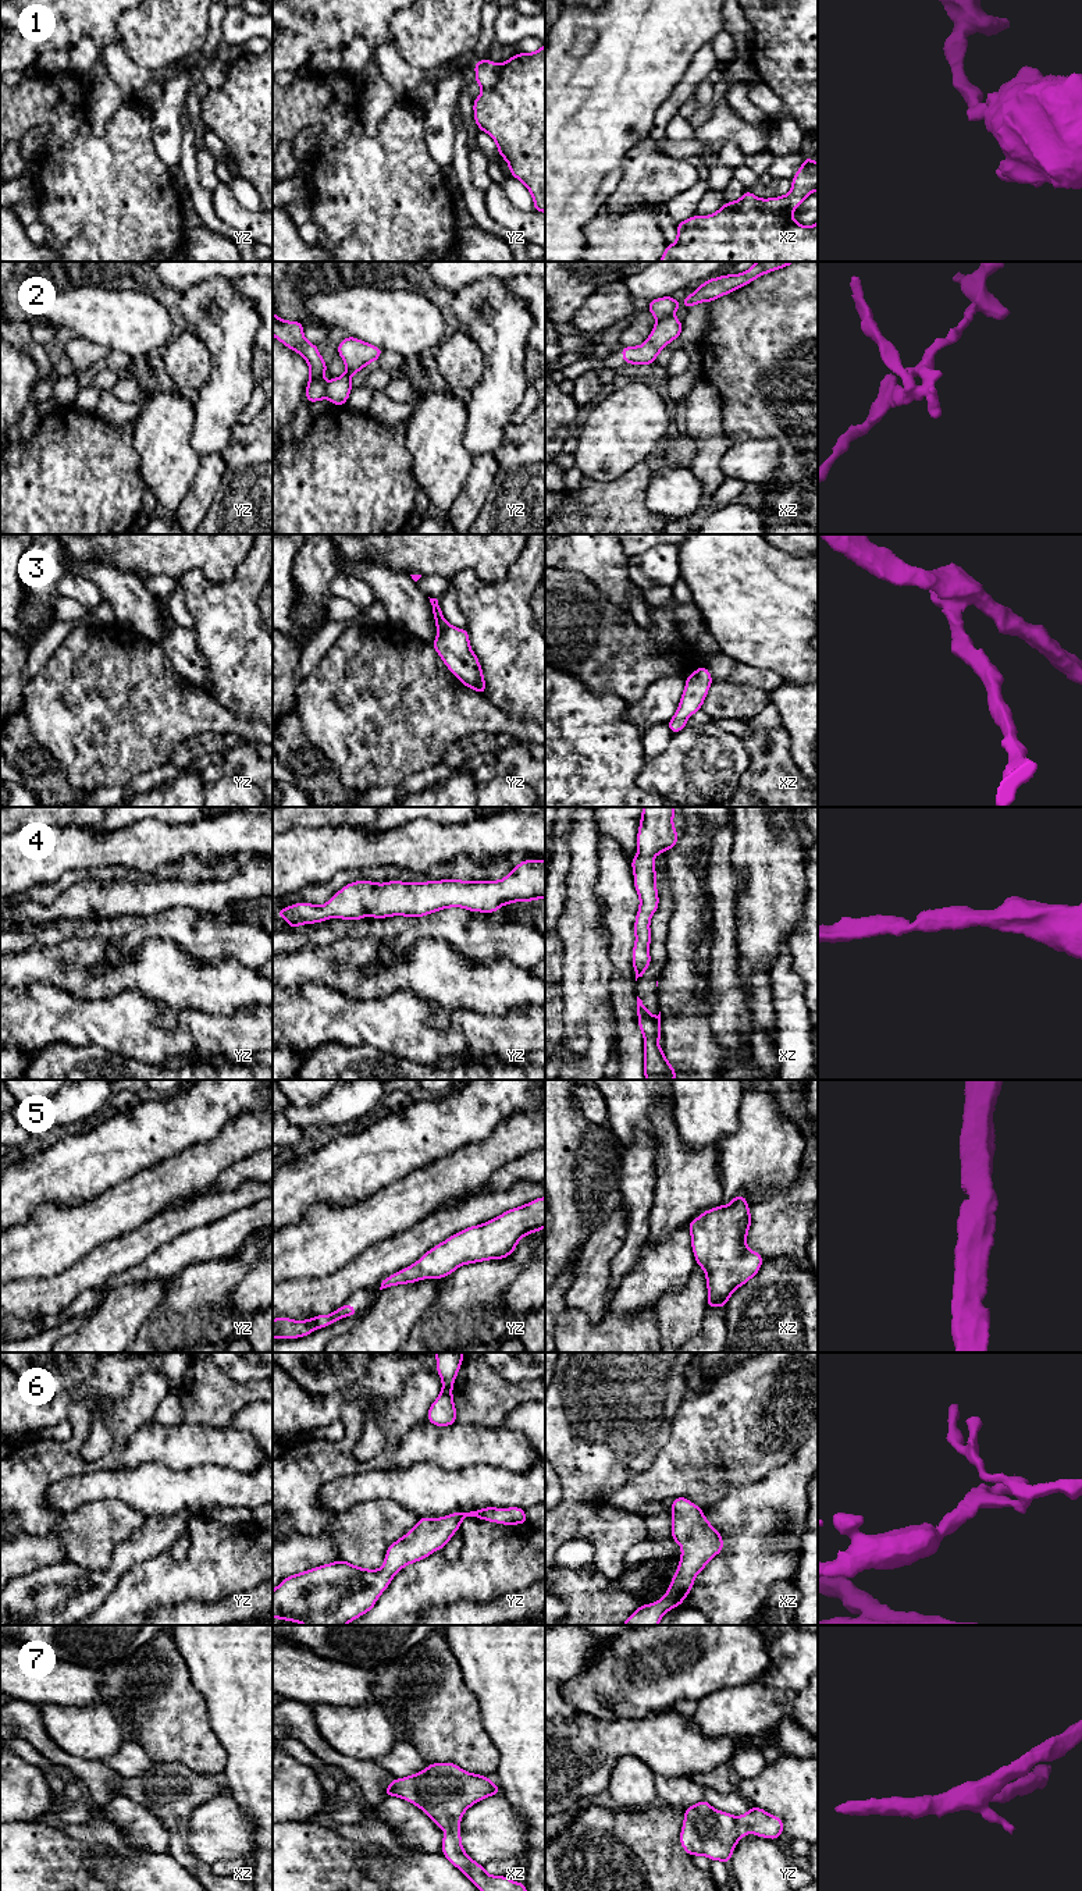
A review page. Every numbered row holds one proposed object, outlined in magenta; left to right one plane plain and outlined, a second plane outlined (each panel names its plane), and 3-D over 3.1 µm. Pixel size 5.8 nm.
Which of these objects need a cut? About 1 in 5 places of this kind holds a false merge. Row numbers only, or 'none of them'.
1, 2

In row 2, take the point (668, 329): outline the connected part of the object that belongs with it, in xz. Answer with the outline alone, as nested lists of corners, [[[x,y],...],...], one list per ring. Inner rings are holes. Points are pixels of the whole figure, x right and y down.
[[[673,314],[658,320],[648,340],[640,346],[623,346],[620,353],[626,365],[651,365],[658,353],[673,340],[679,338],[683,323]]]

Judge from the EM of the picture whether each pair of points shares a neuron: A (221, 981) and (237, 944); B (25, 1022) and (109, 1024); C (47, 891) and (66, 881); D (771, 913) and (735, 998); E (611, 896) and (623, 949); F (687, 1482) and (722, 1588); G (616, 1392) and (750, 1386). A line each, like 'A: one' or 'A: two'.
A: two
B: one
C: one
D: two
E: one
F: two
G: two

